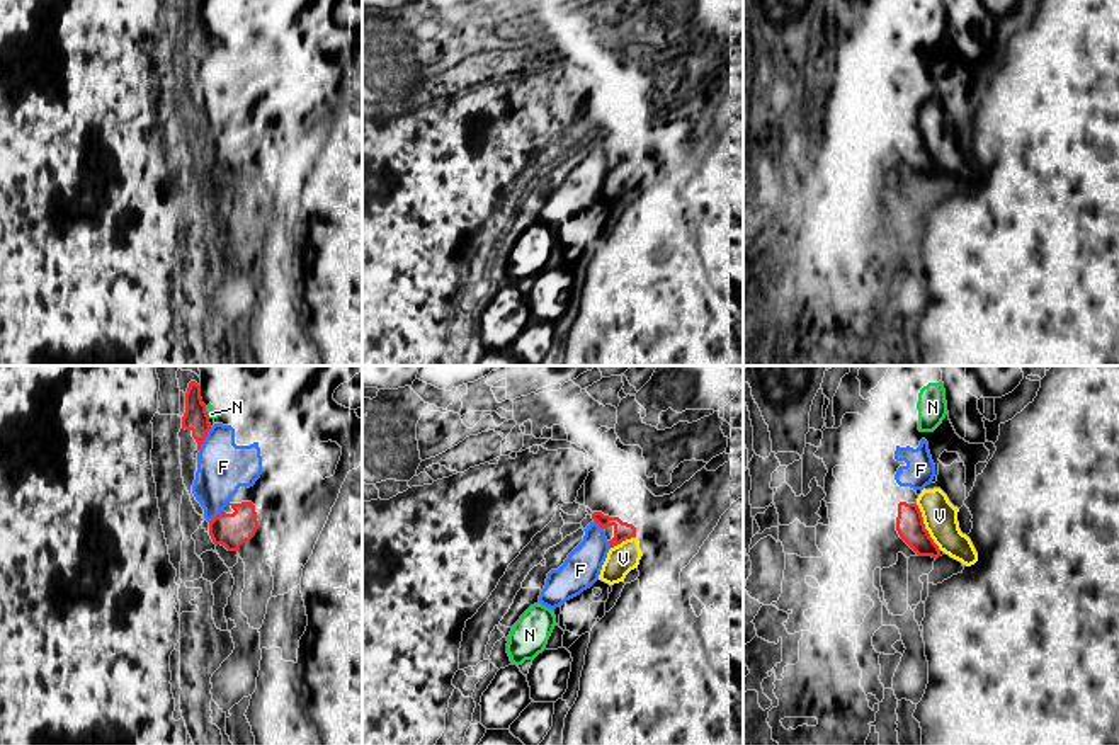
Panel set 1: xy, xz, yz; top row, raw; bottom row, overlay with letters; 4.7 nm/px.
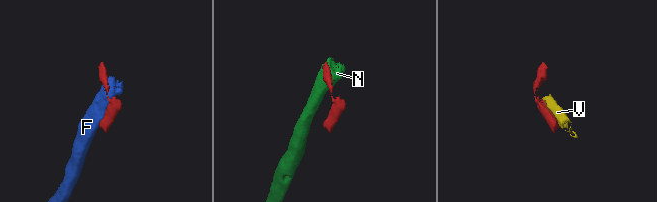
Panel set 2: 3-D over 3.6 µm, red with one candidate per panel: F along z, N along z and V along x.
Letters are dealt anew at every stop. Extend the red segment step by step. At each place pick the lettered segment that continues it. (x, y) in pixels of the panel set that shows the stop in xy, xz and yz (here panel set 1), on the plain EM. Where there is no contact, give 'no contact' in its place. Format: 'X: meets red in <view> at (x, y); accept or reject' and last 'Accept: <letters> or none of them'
F: meets red in xy at (204, 56); reject
N: meets red in xy at (208, 34); reject
V: meets red in yz at (924, 147); reject
Accept: none of them

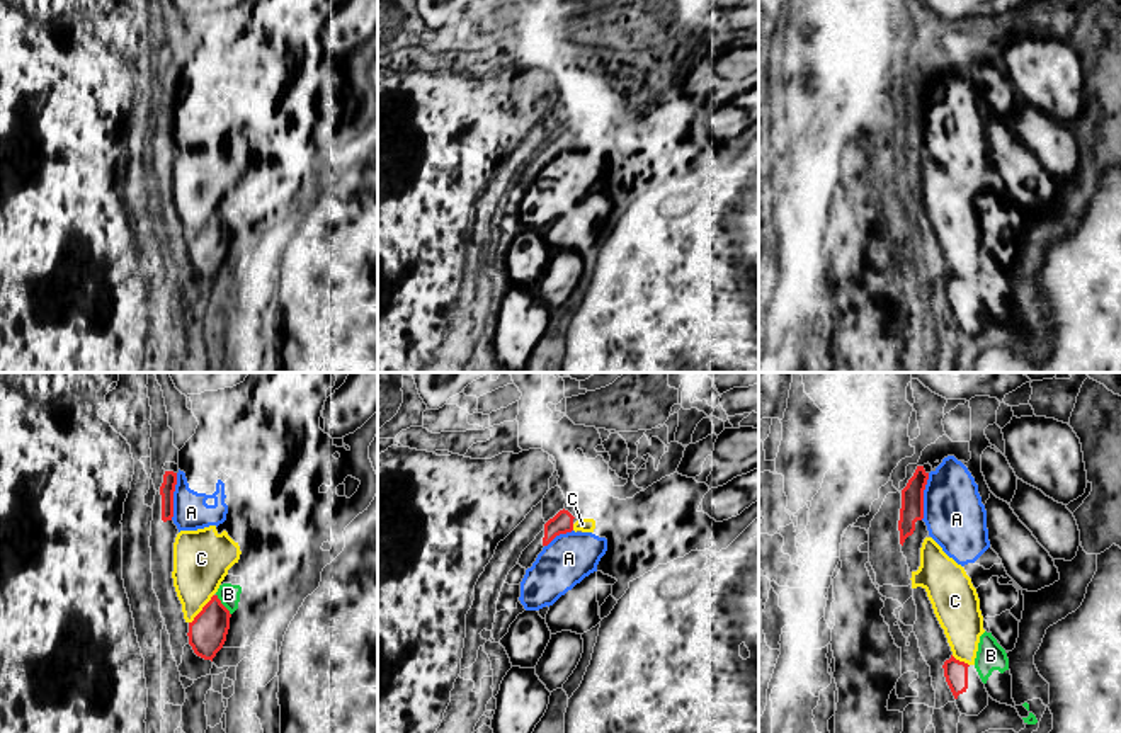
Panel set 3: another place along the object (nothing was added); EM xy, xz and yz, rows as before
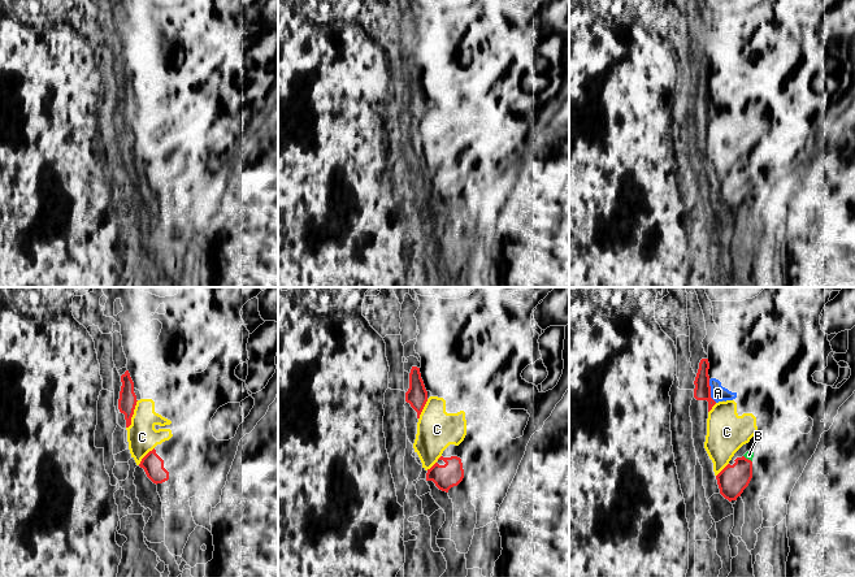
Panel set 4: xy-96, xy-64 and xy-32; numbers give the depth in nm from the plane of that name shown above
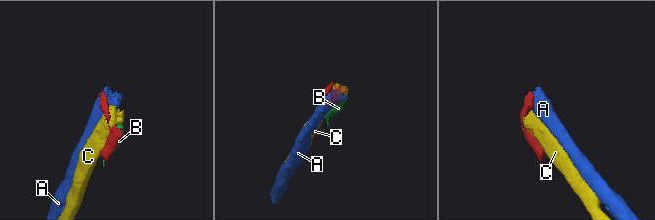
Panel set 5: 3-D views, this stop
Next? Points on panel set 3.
A: meets red in xy at (172, 116); reject
B: meets red in xy at (221, 223); reject
C: meets red in xy at (203, 228); reject
Accept: none of them

